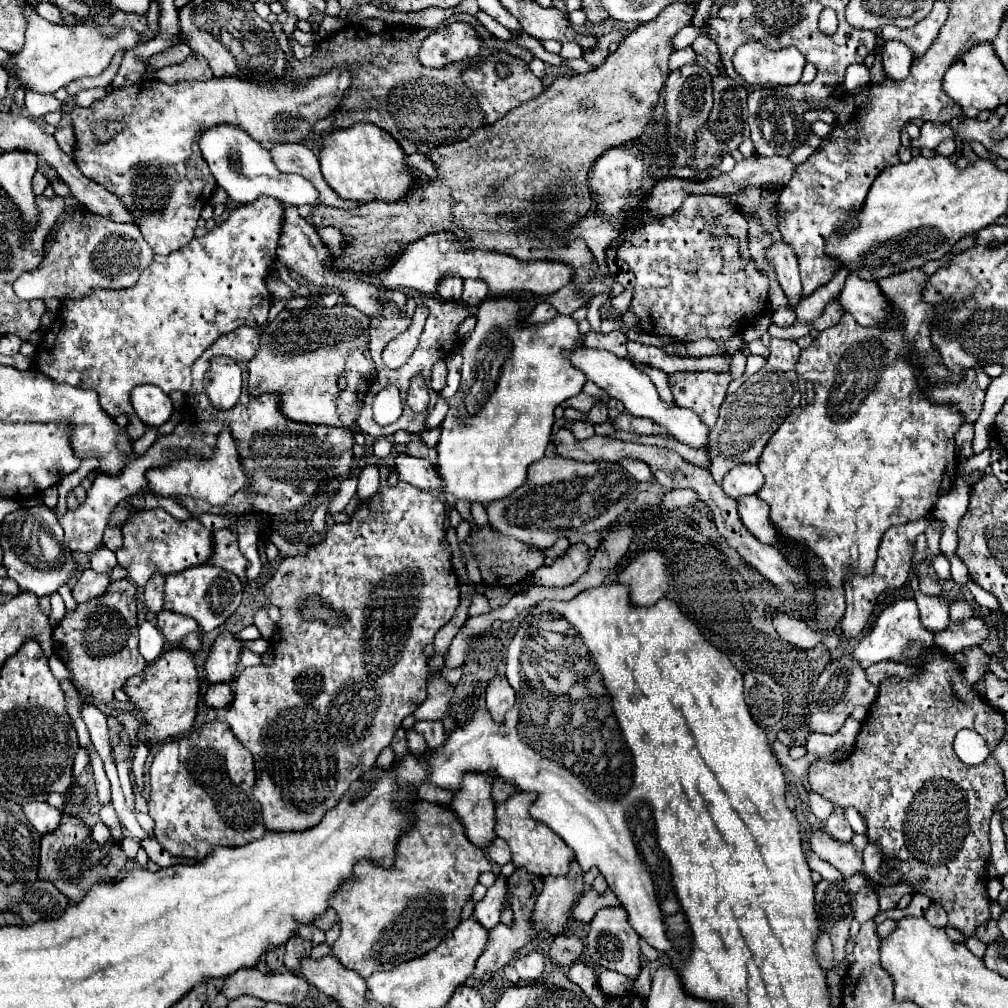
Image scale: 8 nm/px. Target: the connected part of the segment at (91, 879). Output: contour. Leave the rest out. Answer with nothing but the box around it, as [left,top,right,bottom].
[38,812,128,902]

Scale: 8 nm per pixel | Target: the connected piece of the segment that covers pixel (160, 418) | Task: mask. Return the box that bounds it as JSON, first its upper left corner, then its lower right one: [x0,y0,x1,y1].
[130,384,172,426]

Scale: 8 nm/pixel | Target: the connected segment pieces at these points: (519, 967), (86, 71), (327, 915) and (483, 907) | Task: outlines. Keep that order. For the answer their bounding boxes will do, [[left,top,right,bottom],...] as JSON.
[[514,950,544,982],[8,22,140,92],[314,908,336,930],[474,874,506,930]]

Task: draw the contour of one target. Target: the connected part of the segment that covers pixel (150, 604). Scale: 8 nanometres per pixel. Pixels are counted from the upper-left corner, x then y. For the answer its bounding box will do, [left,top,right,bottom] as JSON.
[144,576,164,614]

